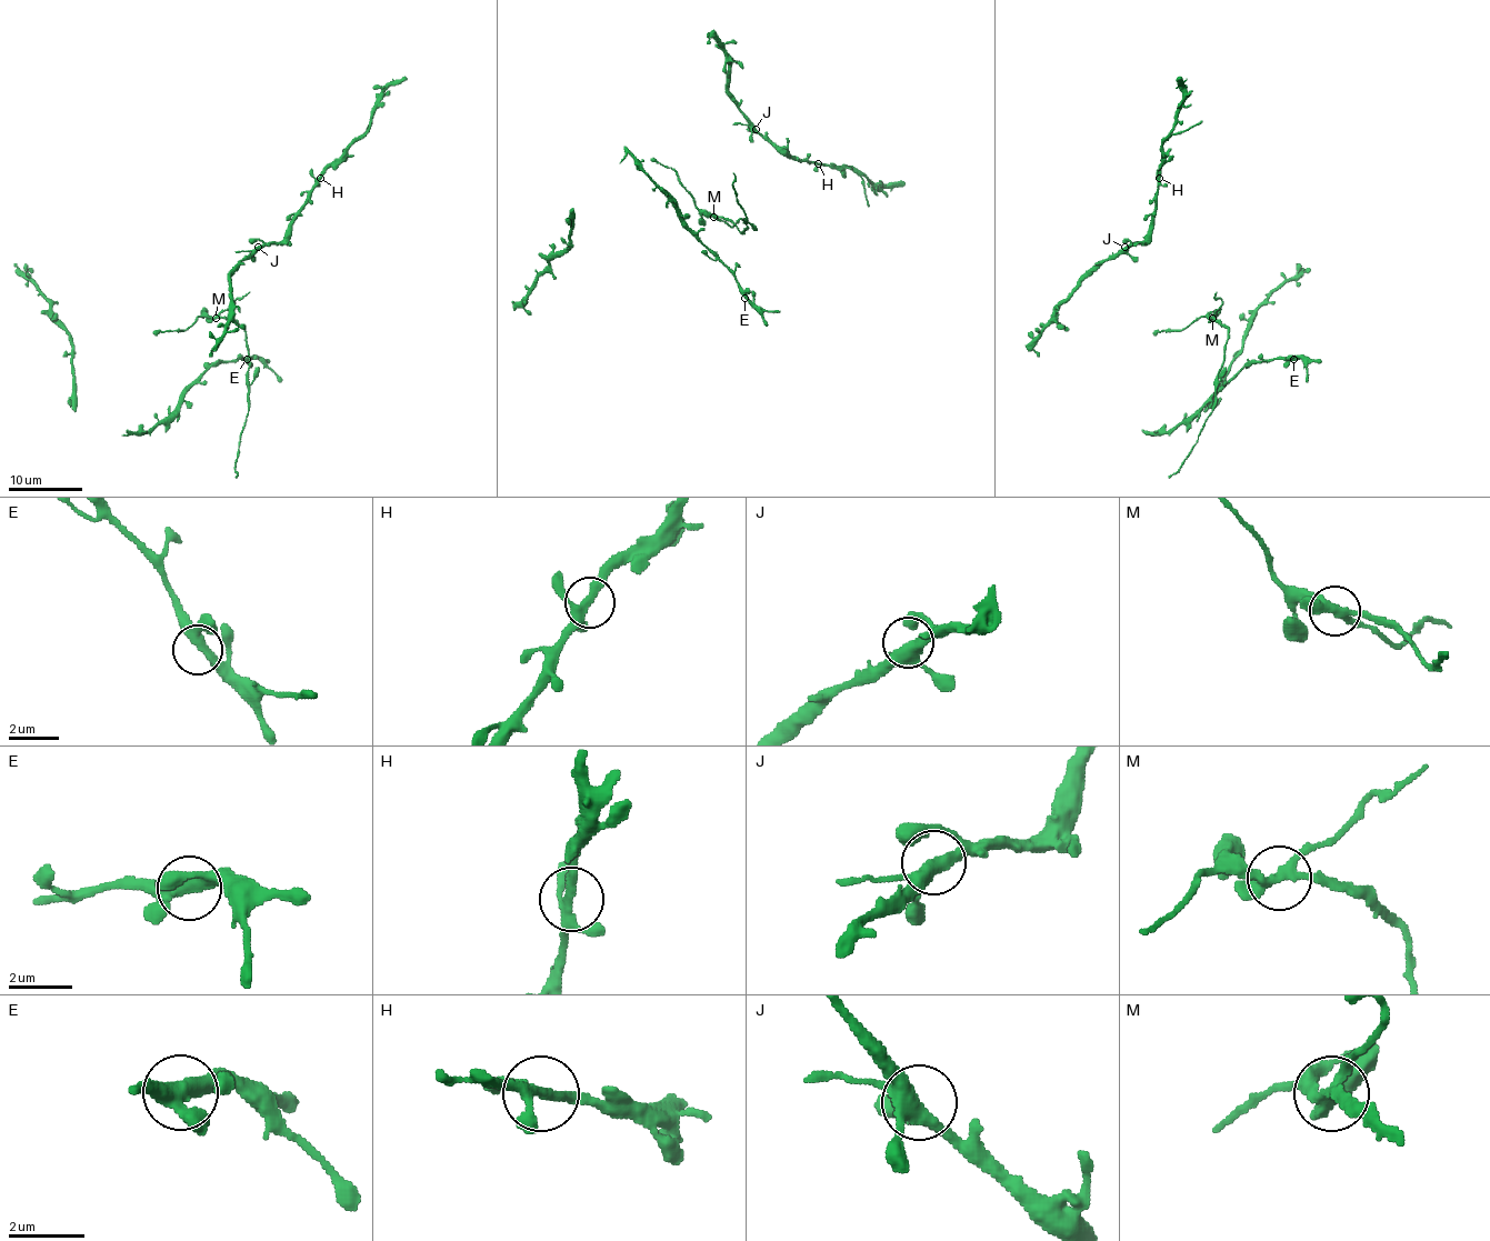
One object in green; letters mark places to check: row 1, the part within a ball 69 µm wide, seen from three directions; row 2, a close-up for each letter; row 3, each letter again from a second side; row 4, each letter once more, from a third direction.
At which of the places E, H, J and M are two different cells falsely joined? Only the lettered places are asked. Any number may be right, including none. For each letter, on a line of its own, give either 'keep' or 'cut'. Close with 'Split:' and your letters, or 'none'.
E: keep
H: keep
J: keep
M: cut
Split: M

